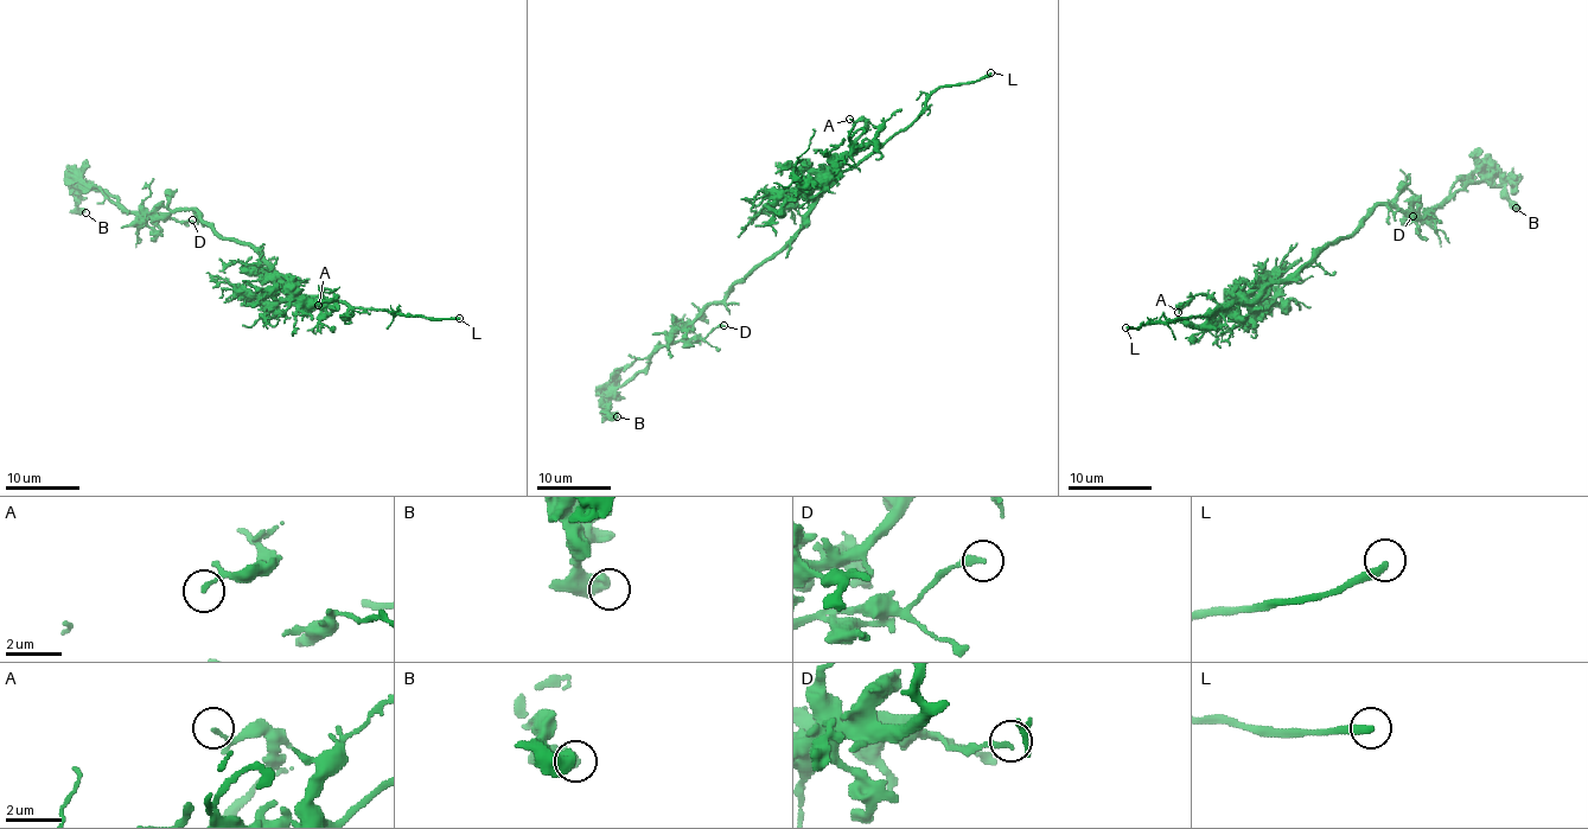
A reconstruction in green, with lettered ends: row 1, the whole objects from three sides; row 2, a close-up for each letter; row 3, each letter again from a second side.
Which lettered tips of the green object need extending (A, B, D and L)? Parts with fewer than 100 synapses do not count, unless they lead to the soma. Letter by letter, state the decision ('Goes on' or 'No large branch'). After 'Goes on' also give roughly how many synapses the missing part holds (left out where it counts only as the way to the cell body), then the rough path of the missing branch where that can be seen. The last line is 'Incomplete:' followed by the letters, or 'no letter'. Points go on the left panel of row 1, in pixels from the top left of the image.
A: No large branch
B: No large branch
D: No large branch
L: Goes on. Course of what is missing: (459, 318), (482, 314), (416, 294), (390, 312), (376, 332), (365, 364)
Incomplete: L

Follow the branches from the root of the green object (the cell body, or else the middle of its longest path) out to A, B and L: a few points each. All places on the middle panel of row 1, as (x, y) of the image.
A: (785, 244), (803, 222), (815, 198), (841, 172), (841, 163), (865, 129), (862, 120), (849, 119)
B: (785, 244), (756, 265), (720, 301), (710, 301), (681, 325), (643, 370), (604, 400), (607, 410), (617, 416)
L: (785, 244), (803, 222), (809, 205), (841, 173), (852, 170), (901, 132), (937, 89), (977, 81), (990, 72)

